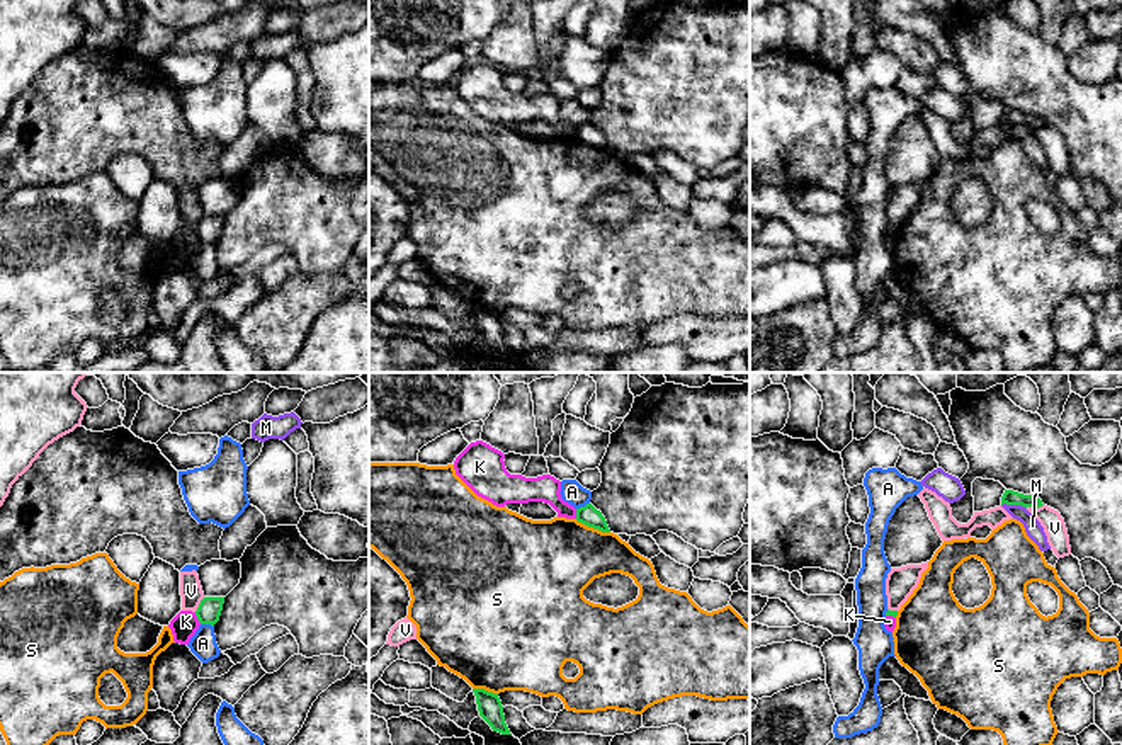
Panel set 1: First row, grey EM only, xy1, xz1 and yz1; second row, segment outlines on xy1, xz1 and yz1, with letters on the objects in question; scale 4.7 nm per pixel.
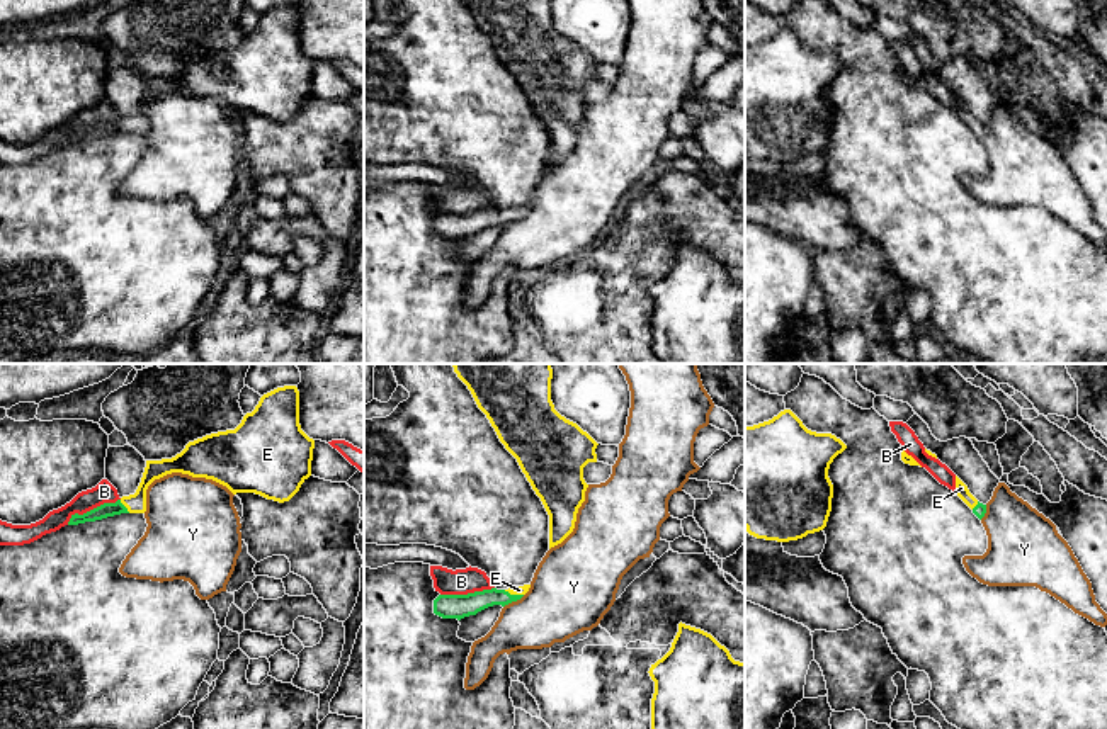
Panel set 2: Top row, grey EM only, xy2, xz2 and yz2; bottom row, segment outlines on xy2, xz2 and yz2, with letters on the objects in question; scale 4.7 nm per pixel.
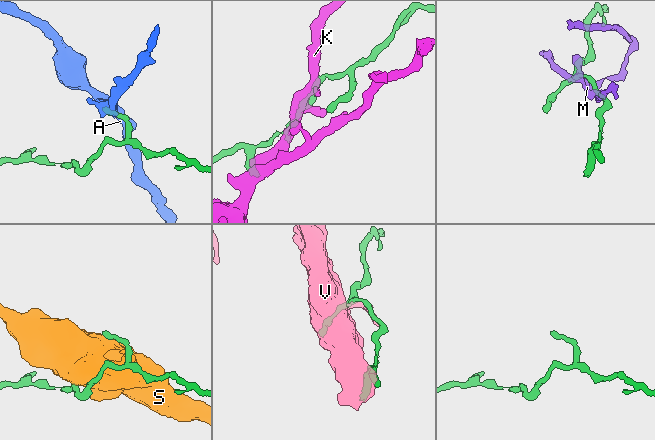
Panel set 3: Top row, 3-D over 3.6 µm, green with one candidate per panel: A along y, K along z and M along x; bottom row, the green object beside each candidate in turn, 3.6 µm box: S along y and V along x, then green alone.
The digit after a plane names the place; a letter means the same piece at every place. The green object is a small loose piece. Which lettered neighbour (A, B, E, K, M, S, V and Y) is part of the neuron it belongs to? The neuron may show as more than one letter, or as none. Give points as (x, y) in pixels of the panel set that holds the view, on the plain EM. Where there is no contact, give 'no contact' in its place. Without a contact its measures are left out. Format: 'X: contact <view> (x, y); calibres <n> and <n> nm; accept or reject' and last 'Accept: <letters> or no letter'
A: contact xy1 (208, 242); calibres 110 and 120 nm; reject
B: contact xy2 (94, 128); calibres 70 and 100 nm; reject
E: contact xy2 (124, 126); calibres 70 and 100 nm; accept
K: contact xy1 (198, 237); calibres 110 and 120 nm; reject
M: contact yz1 (1014, 123); calibres 70 and 80 nm; reject
S: contact xz1 (592, 145); calibres 90 and 400 nm; reject
V: contact yz1 (1034, 126); calibres 70 and 110 nm; reject
Y: contact xz2 (514, 220); calibres 110 and 360 nm; reject
Accept: E

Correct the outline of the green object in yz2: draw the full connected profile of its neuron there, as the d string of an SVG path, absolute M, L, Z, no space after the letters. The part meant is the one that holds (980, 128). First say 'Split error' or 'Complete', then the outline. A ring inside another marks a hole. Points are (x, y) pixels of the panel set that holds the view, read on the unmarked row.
Split error. M956 95L956 112L957 116L973 129L973 133L981 139L986 133L986 124L979 122L968 109L968 105Z

